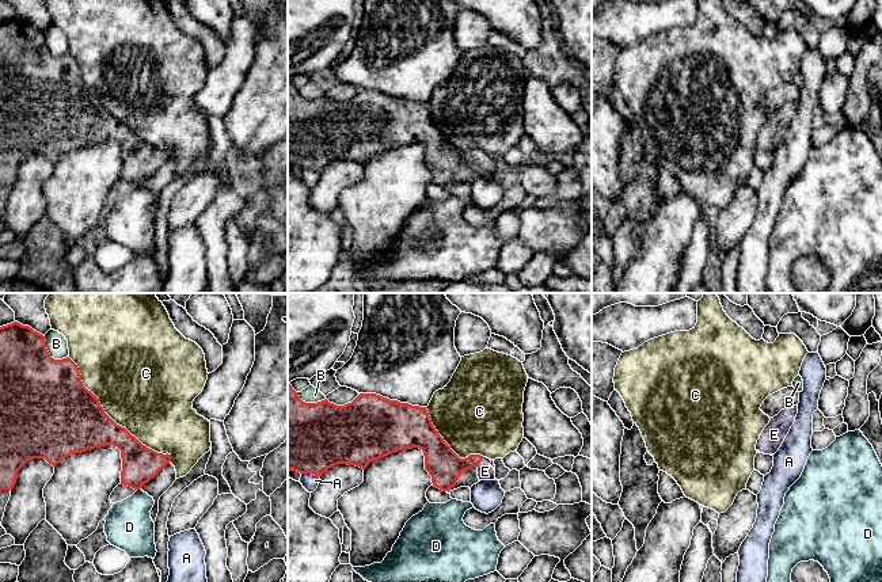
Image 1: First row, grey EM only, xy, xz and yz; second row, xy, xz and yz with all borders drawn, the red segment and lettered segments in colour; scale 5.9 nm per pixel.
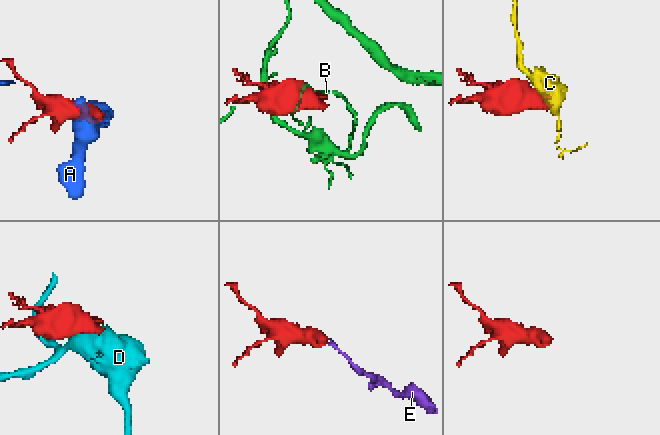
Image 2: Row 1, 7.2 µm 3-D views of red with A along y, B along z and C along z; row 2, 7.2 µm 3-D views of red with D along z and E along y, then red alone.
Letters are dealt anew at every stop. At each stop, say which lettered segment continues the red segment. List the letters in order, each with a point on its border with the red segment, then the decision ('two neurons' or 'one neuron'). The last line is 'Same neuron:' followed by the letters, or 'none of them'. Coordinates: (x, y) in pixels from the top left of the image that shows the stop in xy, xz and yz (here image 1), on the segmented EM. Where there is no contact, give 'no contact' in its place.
A: contact xz (311, 472); two neurons
B: contact xy (49, 354); two neurons
C: contact xy (111, 419); two neurons
D: contact xy (139, 489); two neurons
E: contact xz (479, 461); one neuron
Same neuron: E

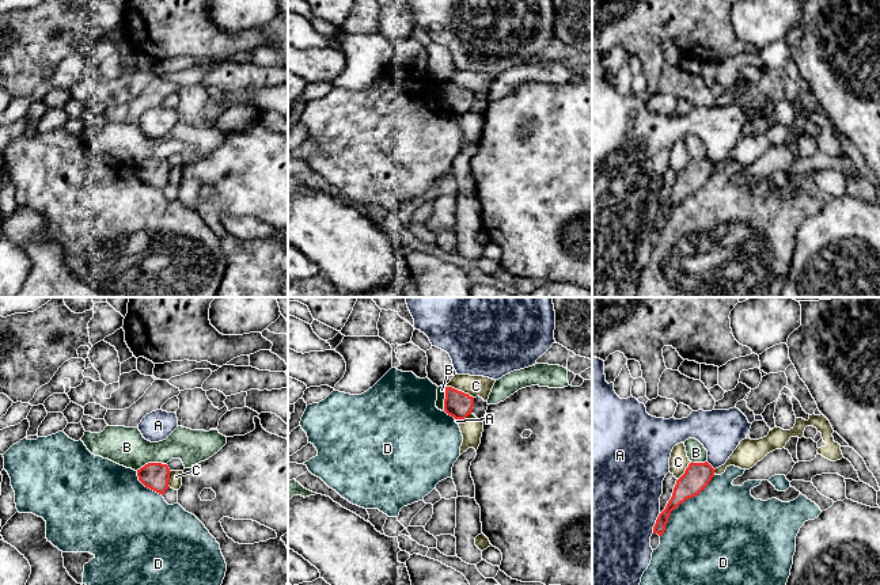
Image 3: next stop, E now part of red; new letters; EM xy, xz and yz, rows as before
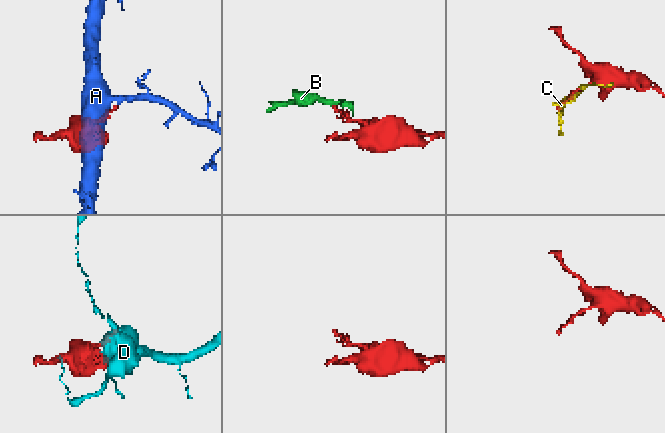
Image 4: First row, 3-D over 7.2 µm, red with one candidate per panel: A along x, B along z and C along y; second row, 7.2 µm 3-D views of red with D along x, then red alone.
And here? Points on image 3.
A: contact yz (656, 523); two neurons
B: contact xy (151, 463); two neurons
C: contact xz (459, 391); two neurons
D: contact yz (682, 502); two neurons
Same neuron: none of them

